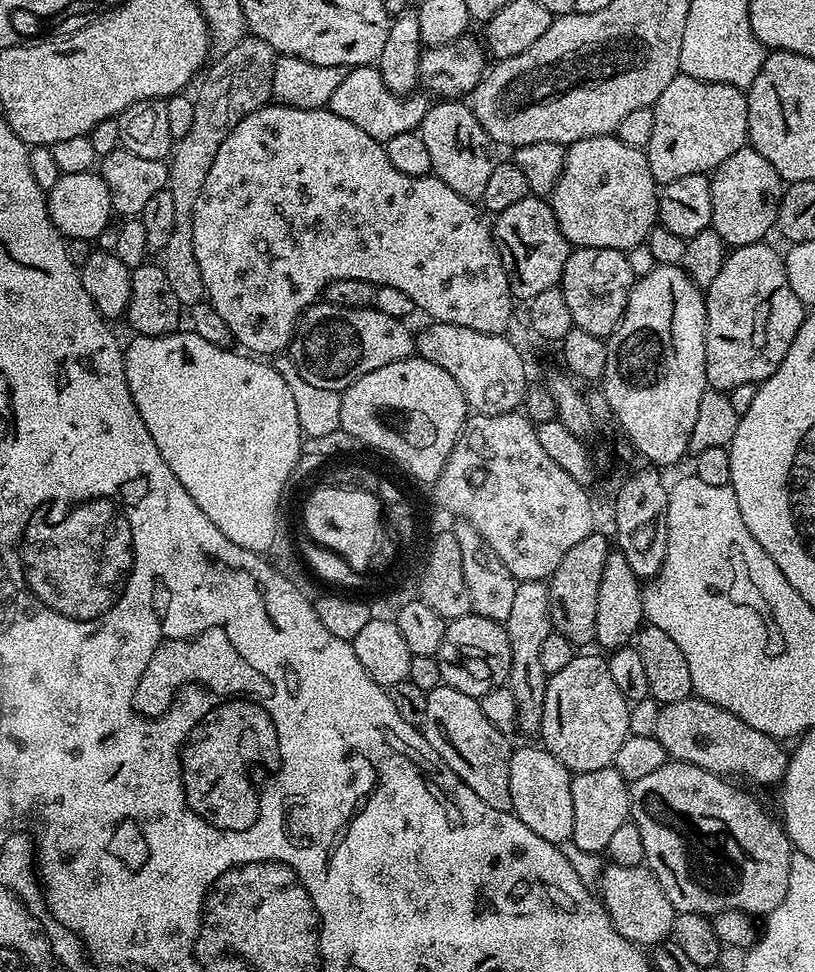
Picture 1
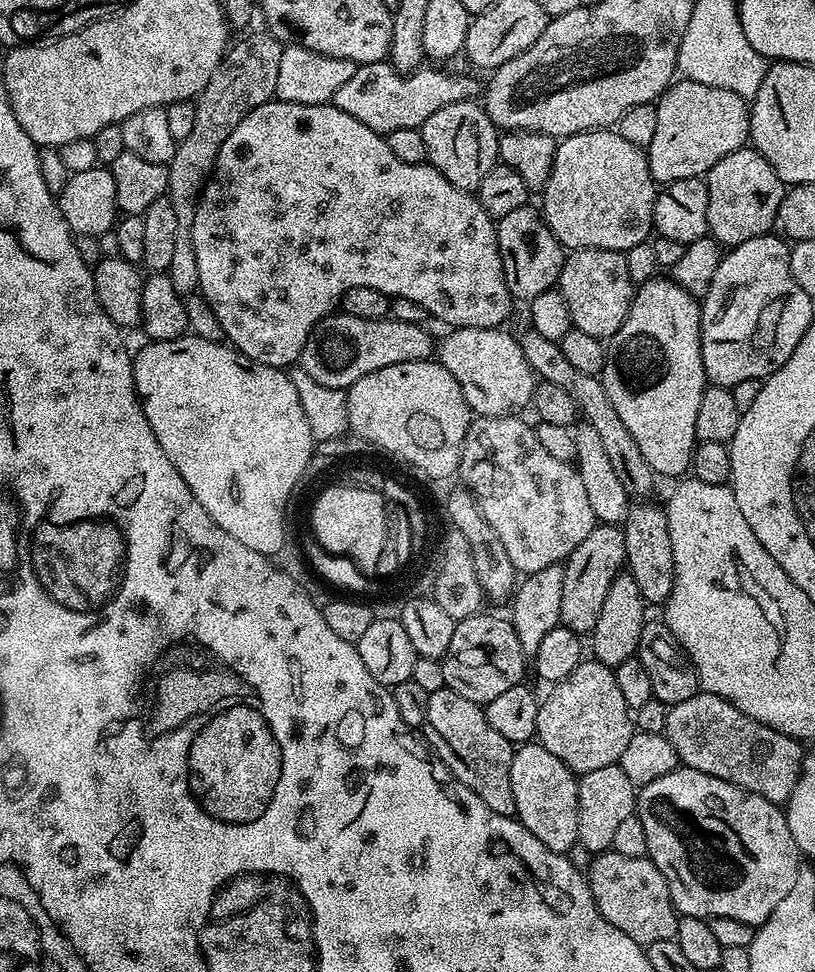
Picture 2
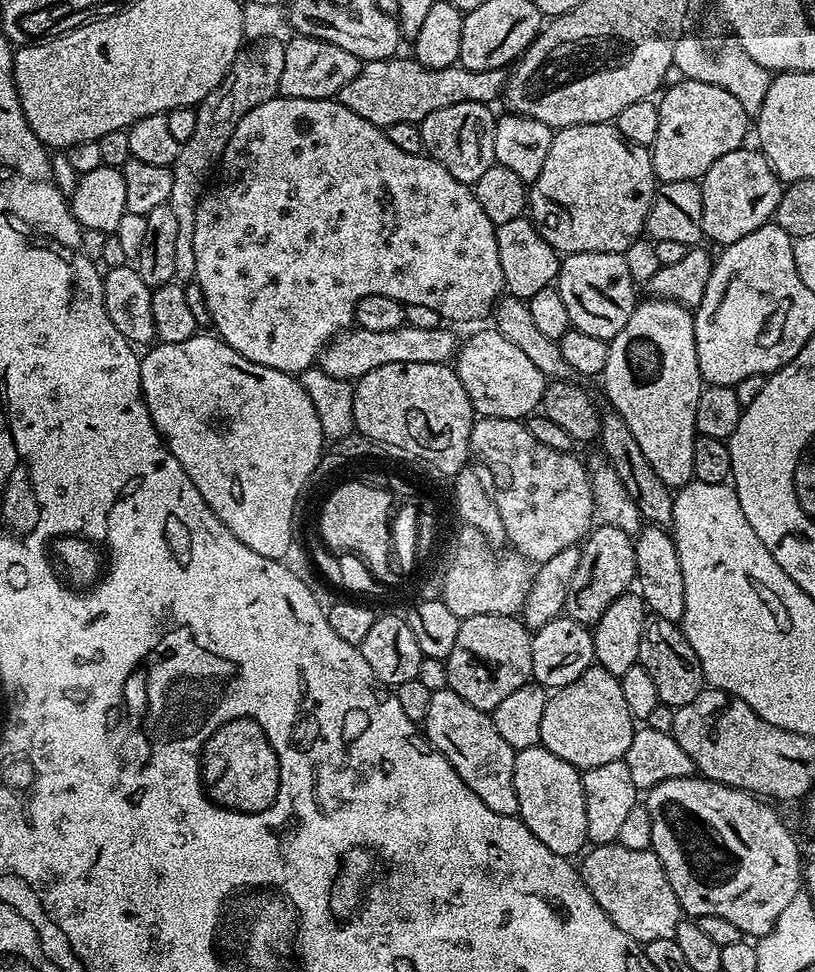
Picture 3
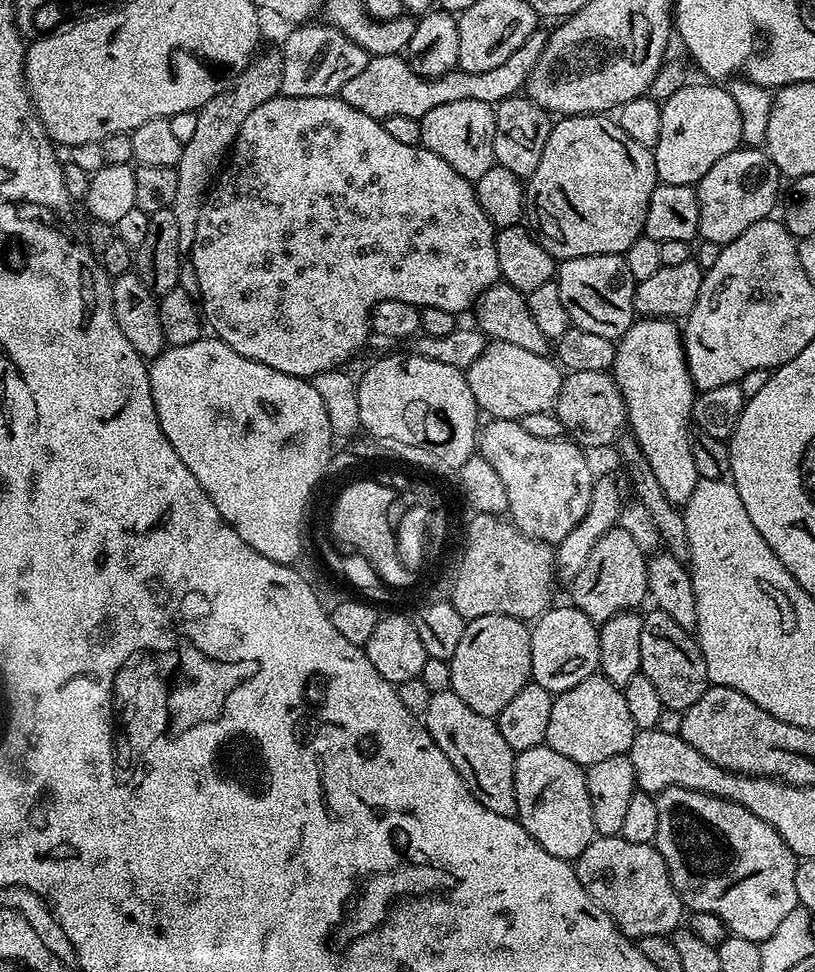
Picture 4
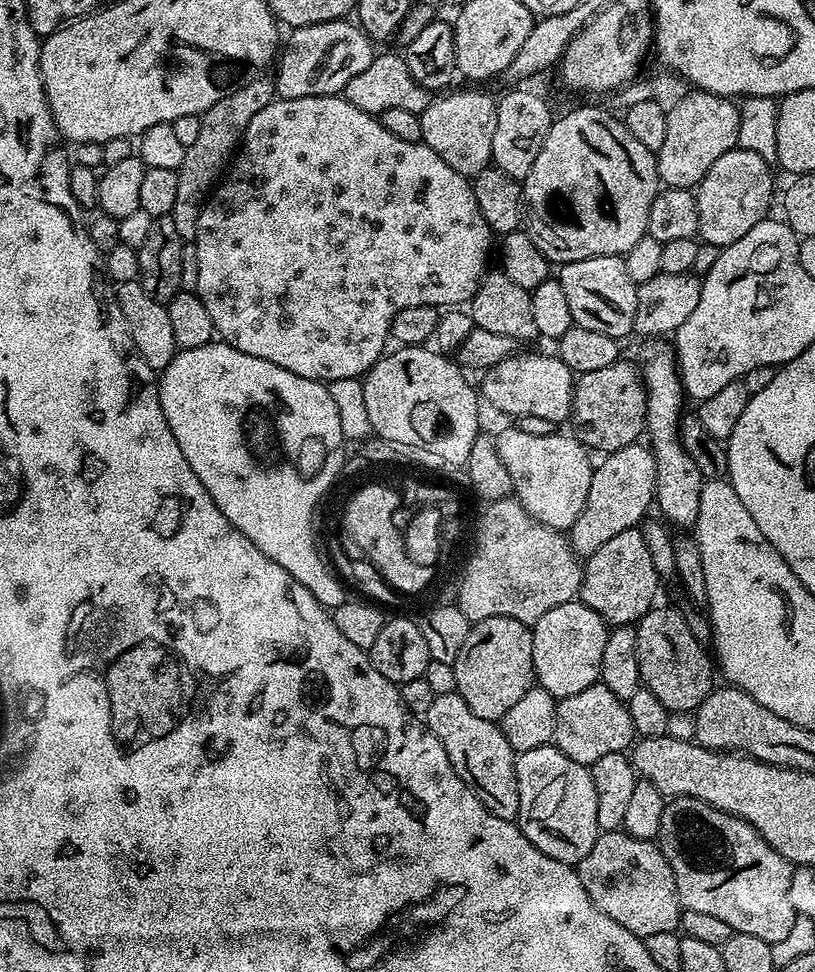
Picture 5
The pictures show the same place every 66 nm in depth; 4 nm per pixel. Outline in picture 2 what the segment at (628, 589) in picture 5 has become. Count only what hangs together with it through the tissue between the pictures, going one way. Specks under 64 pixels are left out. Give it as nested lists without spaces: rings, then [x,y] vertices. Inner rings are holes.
[[[597,523],[596,527],[578,542],[578,546],[563,561],[564,577],[562,578],[562,602],[560,623],[563,627],[581,634],[591,634],[598,622],[598,614],[602,614],[602,602],[606,598],[606,590],[610,590],[610,582],[619,576],[625,567],[624,534],[615,523]]]

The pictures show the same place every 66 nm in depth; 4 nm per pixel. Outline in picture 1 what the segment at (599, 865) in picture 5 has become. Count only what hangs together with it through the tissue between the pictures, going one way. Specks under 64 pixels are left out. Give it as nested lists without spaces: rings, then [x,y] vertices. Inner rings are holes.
[[[609,863],[598,881],[598,896],[618,934],[622,934],[622,938],[632,944],[651,946],[673,935],[678,913],[670,898],[666,898],[666,890],[662,890],[656,875],[646,866],[618,866]]]

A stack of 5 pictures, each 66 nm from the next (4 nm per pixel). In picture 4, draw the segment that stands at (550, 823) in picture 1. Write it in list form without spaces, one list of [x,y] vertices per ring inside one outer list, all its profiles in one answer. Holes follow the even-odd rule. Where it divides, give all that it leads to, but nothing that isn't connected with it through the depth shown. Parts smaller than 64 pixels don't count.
[[[547,746],[516,753],[516,816],[523,828],[540,843],[542,850],[569,862],[575,862],[597,835],[584,774],[581,765],[570,762],[570,758],[562,758],[558,750]]]

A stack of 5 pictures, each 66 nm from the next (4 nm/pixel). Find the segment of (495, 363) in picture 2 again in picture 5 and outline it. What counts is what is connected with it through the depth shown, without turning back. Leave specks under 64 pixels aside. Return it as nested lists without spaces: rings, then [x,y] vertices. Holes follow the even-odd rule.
[[[528,352],[508,356],[502,362],[498,362],[493,368],[487,369],[483,373],[484,376],[484,392],[482,388],[482,396],[485,401],[489,400],[494,407],[500,412],[505,412],[508,416],[519,418],[526,414],[531,414],[534,418],[546,418],[553,426],[560,424],[569,419],[572,414],[572,386],[574,383],[574,374],[566,366],[566,362],[562,362],[559,355],[543,356],[540,352]]]

